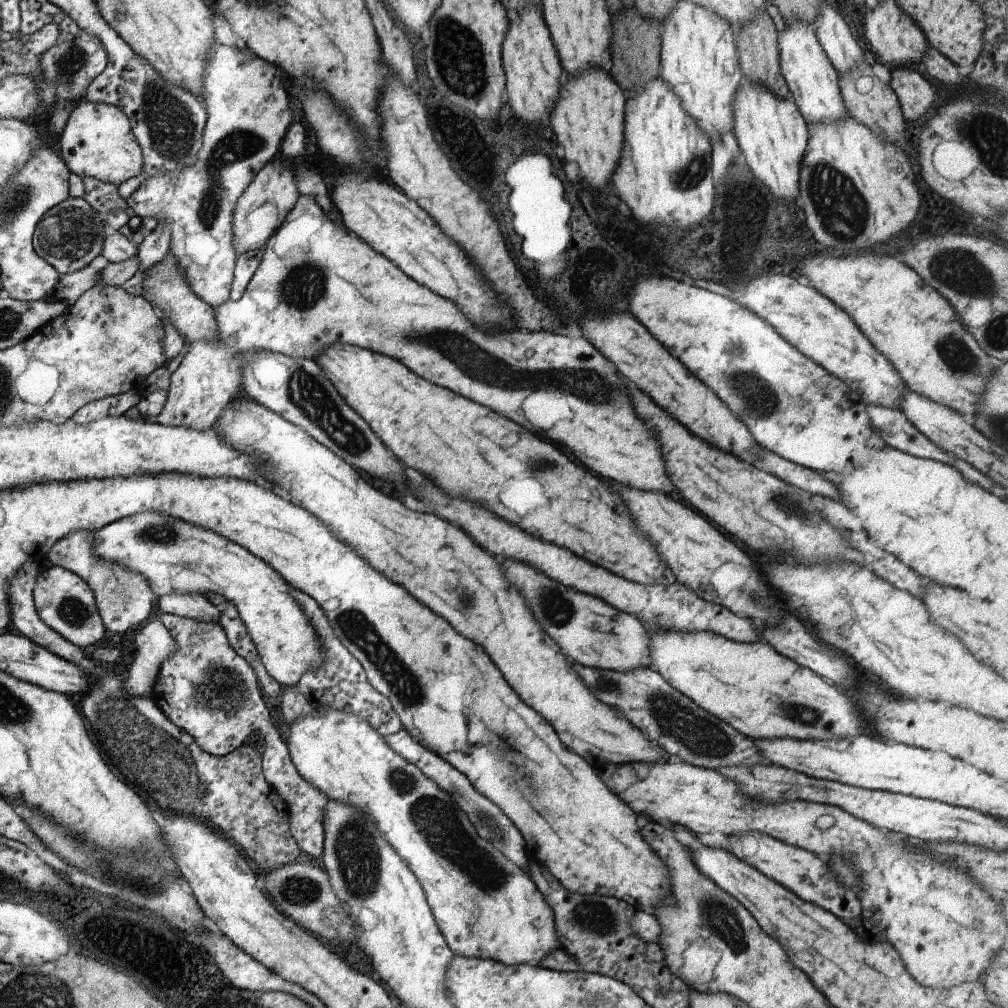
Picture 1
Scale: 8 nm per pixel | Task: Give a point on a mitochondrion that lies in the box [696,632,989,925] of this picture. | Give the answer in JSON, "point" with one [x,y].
{"point":[807,715]}

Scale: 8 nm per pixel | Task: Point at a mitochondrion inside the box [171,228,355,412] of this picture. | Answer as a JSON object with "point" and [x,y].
{"point":[304,285]}

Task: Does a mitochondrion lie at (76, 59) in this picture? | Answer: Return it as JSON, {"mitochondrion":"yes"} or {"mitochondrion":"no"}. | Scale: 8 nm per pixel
{"mitochondrion":"yes"}

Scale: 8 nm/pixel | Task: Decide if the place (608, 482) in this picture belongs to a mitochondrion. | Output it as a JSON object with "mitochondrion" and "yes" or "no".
{"mitochondrion":"no"}

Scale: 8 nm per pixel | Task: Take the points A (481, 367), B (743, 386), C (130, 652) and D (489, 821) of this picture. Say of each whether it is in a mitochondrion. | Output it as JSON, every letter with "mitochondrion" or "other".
{"A":"mitochondrion","B":"mitochondrion","C":"other","D":"mitochondrion"}

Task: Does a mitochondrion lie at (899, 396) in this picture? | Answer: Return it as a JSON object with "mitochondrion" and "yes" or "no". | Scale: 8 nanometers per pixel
{"mitochondrion":"no"}

